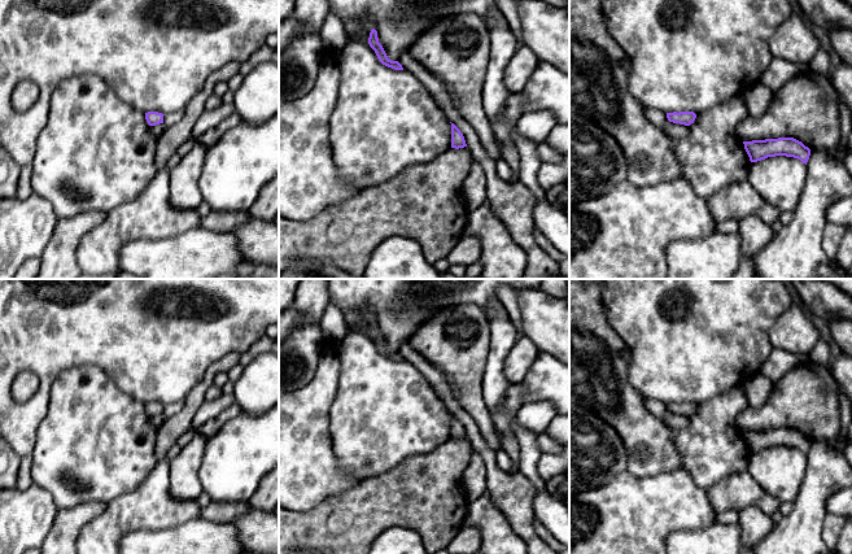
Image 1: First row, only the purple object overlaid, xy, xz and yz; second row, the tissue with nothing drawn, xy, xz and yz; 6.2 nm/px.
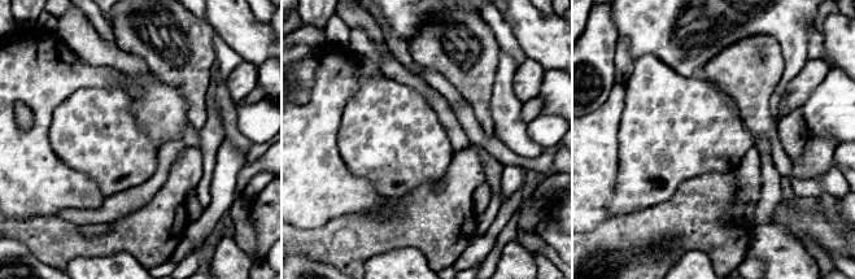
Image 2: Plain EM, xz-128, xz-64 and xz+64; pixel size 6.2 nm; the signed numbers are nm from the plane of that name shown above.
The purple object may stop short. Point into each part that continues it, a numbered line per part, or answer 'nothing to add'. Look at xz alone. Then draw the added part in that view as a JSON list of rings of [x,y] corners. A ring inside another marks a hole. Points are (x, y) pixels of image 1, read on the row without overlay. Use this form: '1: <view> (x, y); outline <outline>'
nothing to add

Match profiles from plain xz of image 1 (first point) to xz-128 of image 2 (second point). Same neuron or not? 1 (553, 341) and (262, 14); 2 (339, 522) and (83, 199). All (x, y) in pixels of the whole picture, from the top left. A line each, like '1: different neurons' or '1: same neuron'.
1: different neurons
2: different neurons

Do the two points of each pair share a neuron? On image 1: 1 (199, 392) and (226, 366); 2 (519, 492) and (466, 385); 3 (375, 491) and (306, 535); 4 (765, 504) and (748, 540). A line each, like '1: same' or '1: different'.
1: same
2: different
3: same
4: different

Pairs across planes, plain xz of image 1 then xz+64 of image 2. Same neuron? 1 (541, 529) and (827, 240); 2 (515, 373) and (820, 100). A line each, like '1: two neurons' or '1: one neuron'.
1: two neurons
2: two neurons

